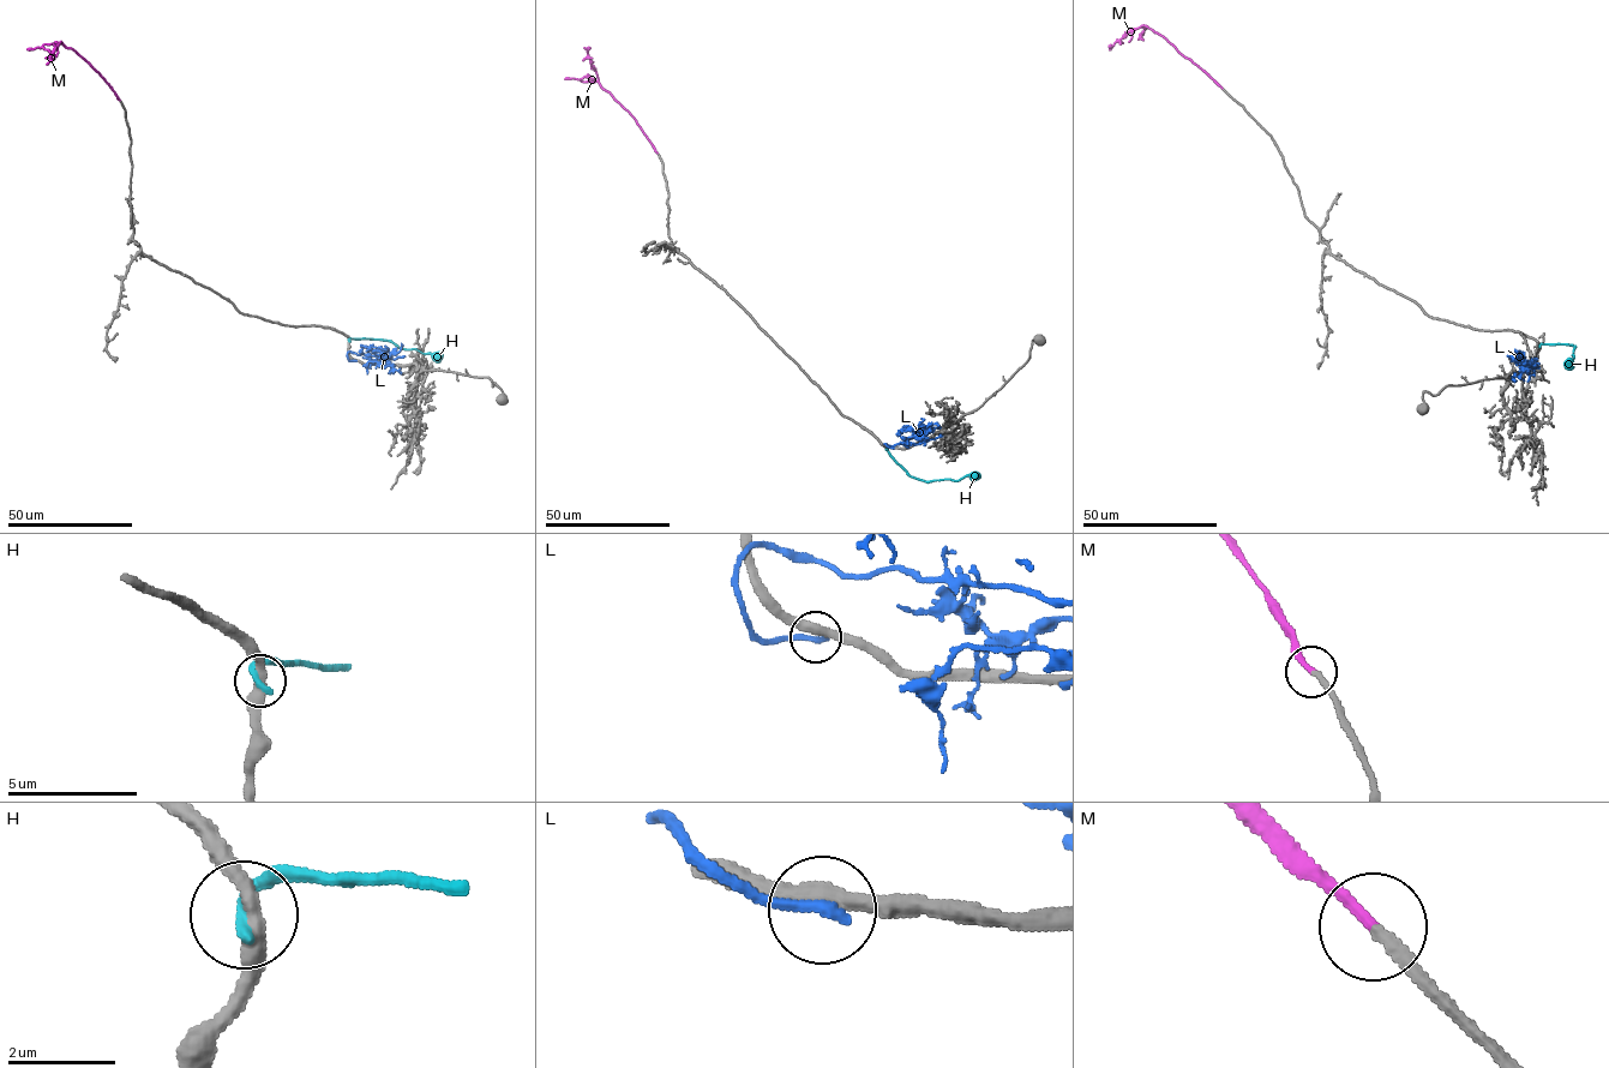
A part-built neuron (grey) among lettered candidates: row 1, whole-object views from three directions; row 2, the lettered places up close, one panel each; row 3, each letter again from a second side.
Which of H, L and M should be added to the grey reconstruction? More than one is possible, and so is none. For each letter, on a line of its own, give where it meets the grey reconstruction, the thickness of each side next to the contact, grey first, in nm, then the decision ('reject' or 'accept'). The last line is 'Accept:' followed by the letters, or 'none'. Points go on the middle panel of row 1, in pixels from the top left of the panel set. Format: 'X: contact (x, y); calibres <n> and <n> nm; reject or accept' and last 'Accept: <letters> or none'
H: contact (887, 449); calibres 360 and 300 nm; reject
L: contact (892, 448); calibres 360 and 260 nm; reject
M: contact (656, 152); calibres 240 and 240 nm; accept
Accept: M

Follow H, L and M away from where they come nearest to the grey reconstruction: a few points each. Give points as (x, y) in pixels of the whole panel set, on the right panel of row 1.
H: (1540, 346), (1574, 346), (1570, 366)
L: (1538, 367), (1535, 366), (1535, 358), (1523, 364), (1517, 354), (1520, 352), (1522, 358)
M: (1222, 88), (1145, 25), (1126, 34), (1109, 49)

